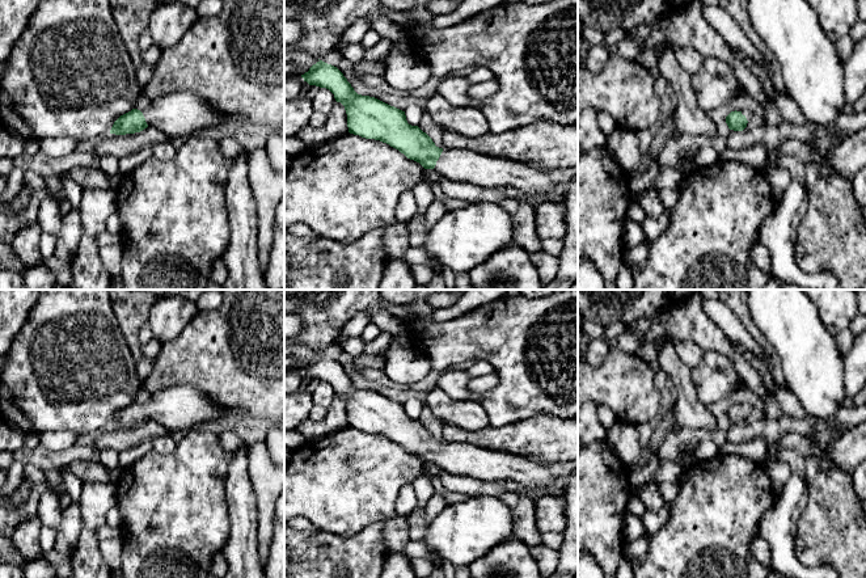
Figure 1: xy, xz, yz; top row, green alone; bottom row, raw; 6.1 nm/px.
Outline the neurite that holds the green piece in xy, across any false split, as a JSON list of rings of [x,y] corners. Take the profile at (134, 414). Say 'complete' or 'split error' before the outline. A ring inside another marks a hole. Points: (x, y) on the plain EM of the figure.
split error; [[[174,385],[153,393],[143,405],[132,402],[121,409],[110,427],[135,427],[149,419],[173,435],[195,429],[199,423],[224,419],[227,415],[229,413],[212,402],[200,389]]]

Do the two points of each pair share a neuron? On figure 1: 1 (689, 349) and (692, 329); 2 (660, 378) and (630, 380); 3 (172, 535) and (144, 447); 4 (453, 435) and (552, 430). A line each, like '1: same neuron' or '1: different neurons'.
1: different neurons
2: different neurons
3: different neurons
4: same neuron

